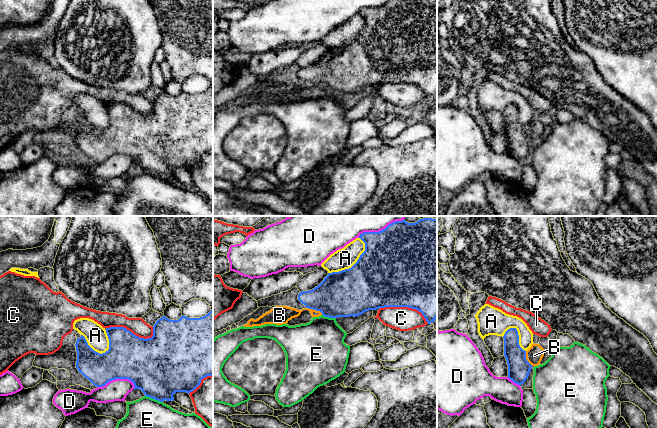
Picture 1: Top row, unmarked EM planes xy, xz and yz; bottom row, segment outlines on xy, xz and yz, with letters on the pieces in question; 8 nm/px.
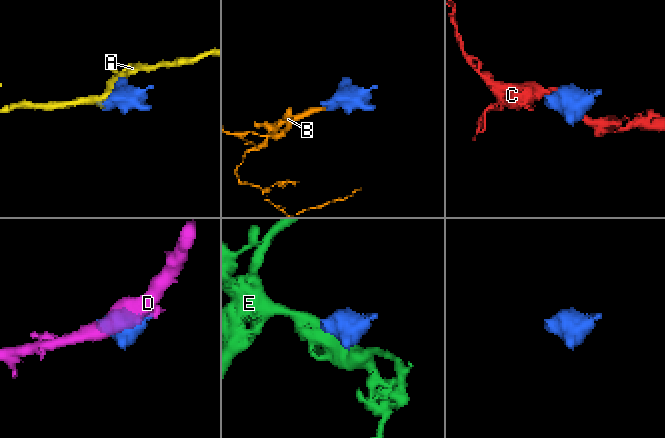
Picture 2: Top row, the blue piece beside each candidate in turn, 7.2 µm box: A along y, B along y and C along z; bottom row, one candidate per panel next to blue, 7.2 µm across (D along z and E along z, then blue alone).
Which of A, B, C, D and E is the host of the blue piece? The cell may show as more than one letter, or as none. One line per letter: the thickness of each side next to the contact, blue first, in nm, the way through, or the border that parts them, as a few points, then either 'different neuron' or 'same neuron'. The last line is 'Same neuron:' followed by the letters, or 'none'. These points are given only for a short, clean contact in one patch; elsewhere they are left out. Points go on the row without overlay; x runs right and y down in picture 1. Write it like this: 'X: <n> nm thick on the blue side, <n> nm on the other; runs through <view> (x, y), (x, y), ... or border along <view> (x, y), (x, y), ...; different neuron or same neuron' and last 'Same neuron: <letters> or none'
A: 480 nm thick on the blue side, 170 nm on the other; different neuron
B: 360 nm thick on the blue side, 120 nm on the other; runs through xz (341, 70), (324, 75), (314, 85), (284, 90); same neuron
C: 360 nm thick on the blue side, 140 nm on the other; different neuron
D: 360 nm thick on the blue side, 180 nm on the other; different neuron
E: 460 nm thick on the blue side, 460 nm on the other; different neuron
Same neuron: B

